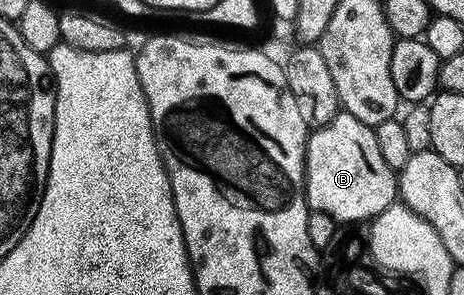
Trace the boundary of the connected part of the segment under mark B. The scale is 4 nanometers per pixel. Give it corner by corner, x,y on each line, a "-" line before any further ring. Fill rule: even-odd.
338,113
327,125
316,128
305,144
305,200
314,211
327,213
338,224
364,224
382,215
399,199
398,176
383,161
379,153
379,141
375,141
372,127
344,113

